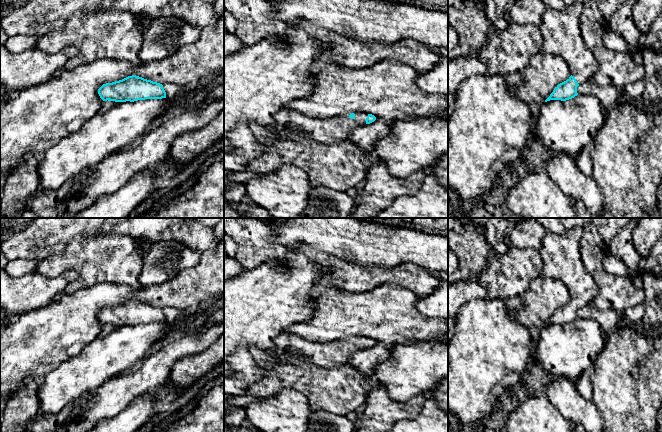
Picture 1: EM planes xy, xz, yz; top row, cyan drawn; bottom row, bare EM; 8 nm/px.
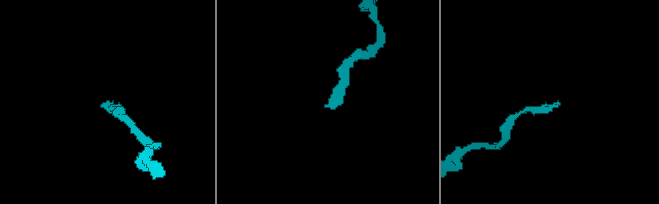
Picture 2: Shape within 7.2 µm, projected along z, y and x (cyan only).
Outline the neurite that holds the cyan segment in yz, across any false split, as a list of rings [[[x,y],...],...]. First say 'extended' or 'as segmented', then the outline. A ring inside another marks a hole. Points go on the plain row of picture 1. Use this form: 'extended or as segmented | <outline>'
extended | [[[583,228],[562,235],[547,231],[538,250],[542,258],[541,277],[560,280],[569,289],[571,300],[557,309],[545,326],[566,325],[578,319],[577,311],[593,302],[599,287],[582,262],[580,238]]]

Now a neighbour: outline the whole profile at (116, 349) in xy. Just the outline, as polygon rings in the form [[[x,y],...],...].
[[[167,321],[134,326],[104,325],[100,334],[79,354],[62,362],[39,382],[37,395],[40,412],[58,413],[65,406],[81,400],[85,393],[99,388],[107,380],[132,368],[171,329],[172,324]]]

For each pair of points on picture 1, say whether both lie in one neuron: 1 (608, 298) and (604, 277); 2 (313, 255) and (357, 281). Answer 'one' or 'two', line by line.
1: one
2: one

